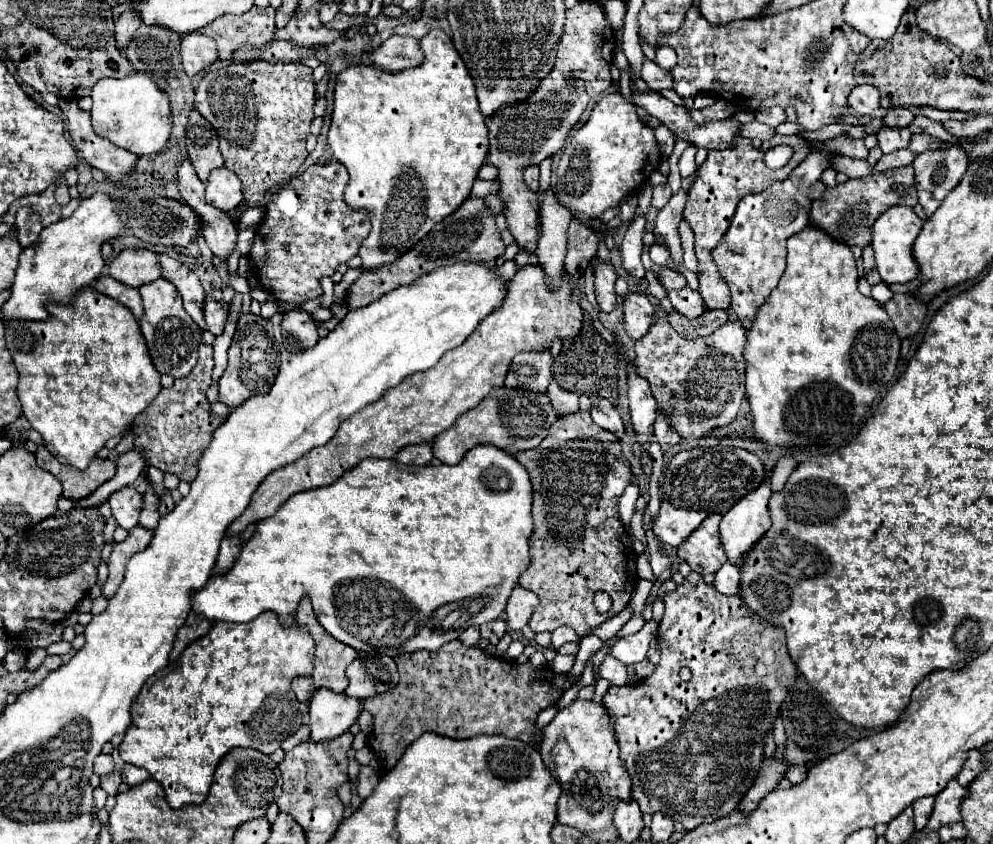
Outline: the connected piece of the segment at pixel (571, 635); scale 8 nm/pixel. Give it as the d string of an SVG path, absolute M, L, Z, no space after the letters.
M557 628L551 636L553 636L553 648L563 646L565 642L579 642L581 640L579 636L575 636L575 632L571 628Z

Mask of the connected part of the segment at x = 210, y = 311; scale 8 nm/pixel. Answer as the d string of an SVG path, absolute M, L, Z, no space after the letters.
M207 296L205 302L203 302L203 318L205 318L205 328L211 334L219 336L223 332L225 320L227 320L227 308L221 302Z

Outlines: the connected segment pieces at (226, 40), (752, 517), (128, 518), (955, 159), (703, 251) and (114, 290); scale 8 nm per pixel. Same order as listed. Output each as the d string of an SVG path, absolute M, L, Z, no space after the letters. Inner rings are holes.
M253 6L241 16L219 16L219 20L213 20L199 32L211 36L217 42L221 60L229 60L239 44L249 42L253 46L261 46L275 36L275 8Z
M767 472L767 480L749 492L743 500L735 502L733 508L723 514L721 520L721 544L727 552L731 564L739 566L743 554L767 532L771 526L767 500L771 496L771 472Z
M121 488L109 496L109 504L113 510L113 518L117 520L117 526L131 530L139 522L139 512L143 506L143 496L135 488Z
M953 144L943 150L925 150L911 166L915 168L919 204L925 208L927 216L931 216L961 182L969 166L969 156L959 144Z
M775 134L771 140L763 142L761 152L753 148L749 138L739 138L735 140L735 144L731 148L725 150L711 150L707 154L707 160L697 168L697 180L695 184L689 188L687 194L687 206L685 206L685 220L689 222L689 226L695 232L695 254L699 258L699 292L705 300L705 304L715 310L715 308L729 308L729 288L723 282L723 278L717 274L717 268L711 260L711 250L719 244L719 240L723 238L723 234L727 232L731 218L735 214L735 208L739 204L739 200L747 194L755 194L755 192L763 192L767 186L771 186L777 180L785 180L795 166L799 166L807 154L811 154L811 144L801 140L799 136L781 136ZM777 144L789 144L795 152L791 156L791 160L779 168L779 170L771 170L765 166L763 162L763 152L777 146Z
M101 276L97 278L97 282L93 284L93 288L121 304L125 304L133 314L135 318L141 318L143 314L143 304L141 304L141 296L139 296L139 290L137 288L131 288L131 286L125 286L121 282L117 282L115 278L111 276Z

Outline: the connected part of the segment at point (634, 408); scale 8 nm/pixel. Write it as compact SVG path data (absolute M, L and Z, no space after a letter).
M629 362L627 364L627 398L629 398L633 428L637 432L635 440L647 446L647 442L653 436L653 422L657 418L657 404L653 398L651 386L647 384L647 380L639 378L637 374L639 372L635 372L635 364Z

